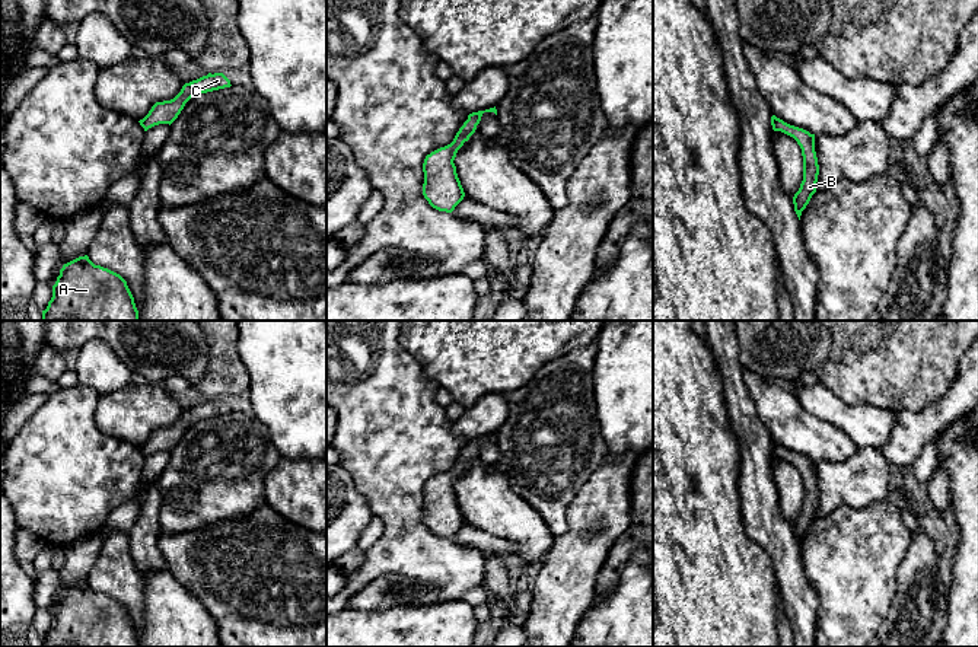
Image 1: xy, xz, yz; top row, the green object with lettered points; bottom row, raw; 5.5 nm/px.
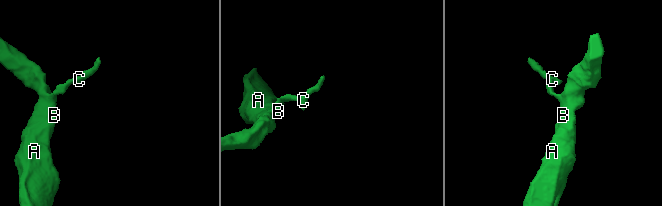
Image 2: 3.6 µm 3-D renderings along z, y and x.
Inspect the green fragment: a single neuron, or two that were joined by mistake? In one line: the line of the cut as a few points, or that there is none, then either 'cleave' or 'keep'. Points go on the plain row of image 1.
cut none; keep

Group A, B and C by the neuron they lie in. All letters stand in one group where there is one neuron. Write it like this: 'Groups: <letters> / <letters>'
Groups: A B C

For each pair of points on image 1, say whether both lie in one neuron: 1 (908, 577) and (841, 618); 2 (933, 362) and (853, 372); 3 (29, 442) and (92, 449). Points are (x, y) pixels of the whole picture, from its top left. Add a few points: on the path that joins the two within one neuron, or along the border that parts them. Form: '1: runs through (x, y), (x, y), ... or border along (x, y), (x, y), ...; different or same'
1: border along (905, 551), (897, 571), (897, 592), (885, 617); different
2: runs through (913, 362), (873, 362); same
3: runs through (45, 449), (76, 449); same

